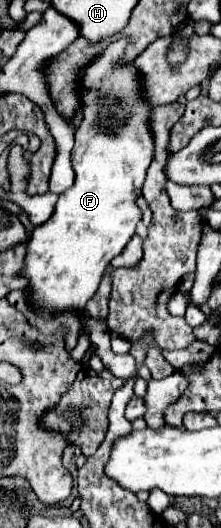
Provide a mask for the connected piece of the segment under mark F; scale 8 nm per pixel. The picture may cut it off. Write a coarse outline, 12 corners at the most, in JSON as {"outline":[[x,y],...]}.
{"outline":[[125,39],[85,69],[75,183],[33,229],[35,311],[85,309],[153,159]]}

